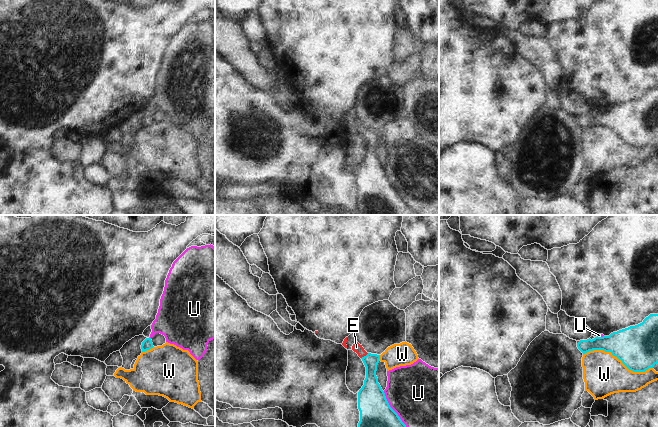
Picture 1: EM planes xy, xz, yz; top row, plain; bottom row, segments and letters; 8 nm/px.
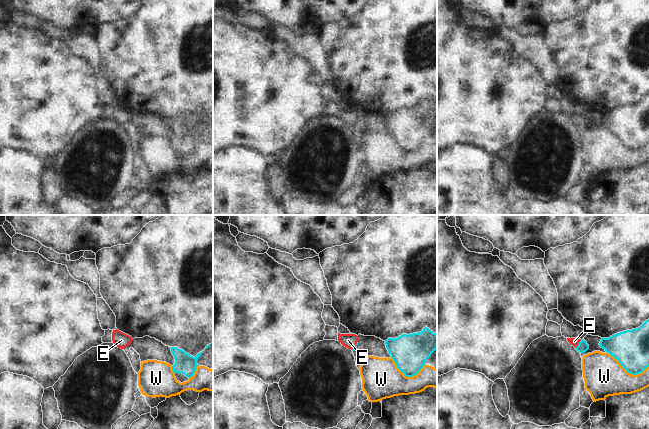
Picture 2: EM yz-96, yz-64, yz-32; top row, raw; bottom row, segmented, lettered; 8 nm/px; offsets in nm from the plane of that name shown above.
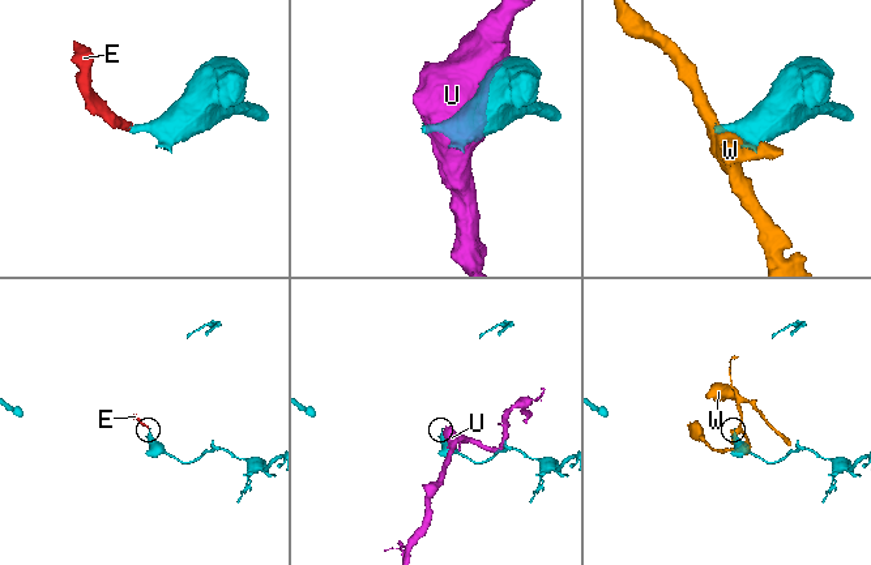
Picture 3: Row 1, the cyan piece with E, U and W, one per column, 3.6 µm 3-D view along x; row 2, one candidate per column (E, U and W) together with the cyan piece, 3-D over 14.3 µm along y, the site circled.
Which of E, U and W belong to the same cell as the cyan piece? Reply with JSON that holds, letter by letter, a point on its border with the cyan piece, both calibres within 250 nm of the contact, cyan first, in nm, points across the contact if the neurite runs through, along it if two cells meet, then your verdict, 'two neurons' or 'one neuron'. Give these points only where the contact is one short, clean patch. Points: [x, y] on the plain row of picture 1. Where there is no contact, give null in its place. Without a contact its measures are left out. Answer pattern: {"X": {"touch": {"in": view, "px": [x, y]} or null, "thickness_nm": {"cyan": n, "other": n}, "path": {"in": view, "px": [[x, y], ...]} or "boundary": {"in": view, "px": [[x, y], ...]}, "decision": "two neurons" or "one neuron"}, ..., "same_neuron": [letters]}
{"E": {"touch": {"in": "xz", "px": [364, 132]}, "thickness_nm": {"cyan": 130, "other": 70}, "path": {"in": "xz", "px": [[371, 162], [371, 139], [364, 132], [356, 123]]}, "decision": "one neuron"}, "U": {"touch": {"in": "xz", "px": [398, 192]}, "thickness_nm": {"cyan": 400, "other": 500}, "decision": "two neurons"}, "W": {"touch": {"in": "yz", "px": [618, 134]}, "thickness_nm": {"cyan": 340, "other": 340}, "decision": "two neurons"}, "same_neuron": ["E"]}

